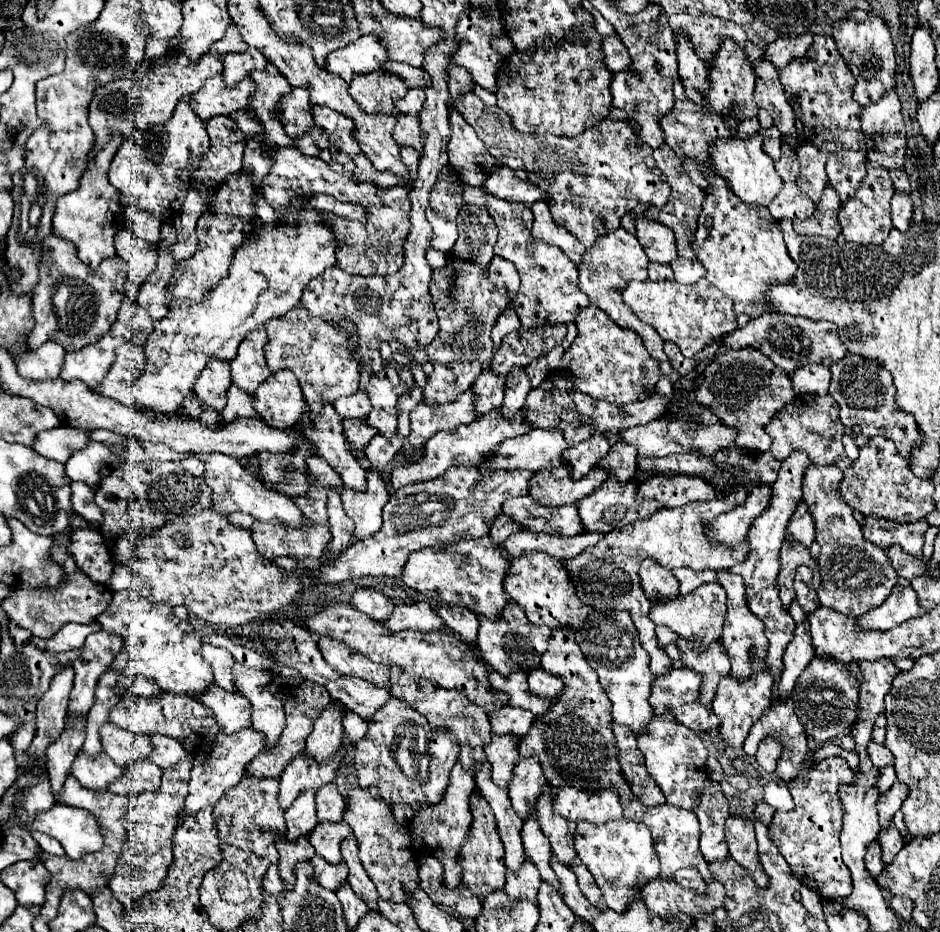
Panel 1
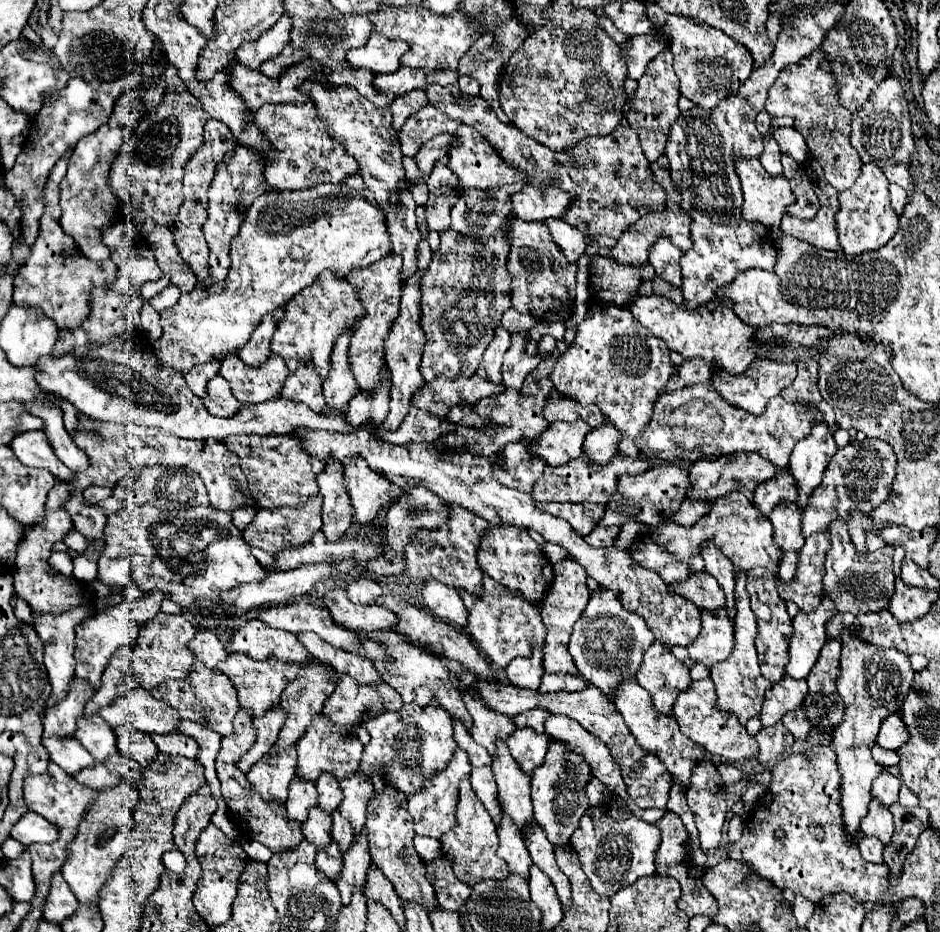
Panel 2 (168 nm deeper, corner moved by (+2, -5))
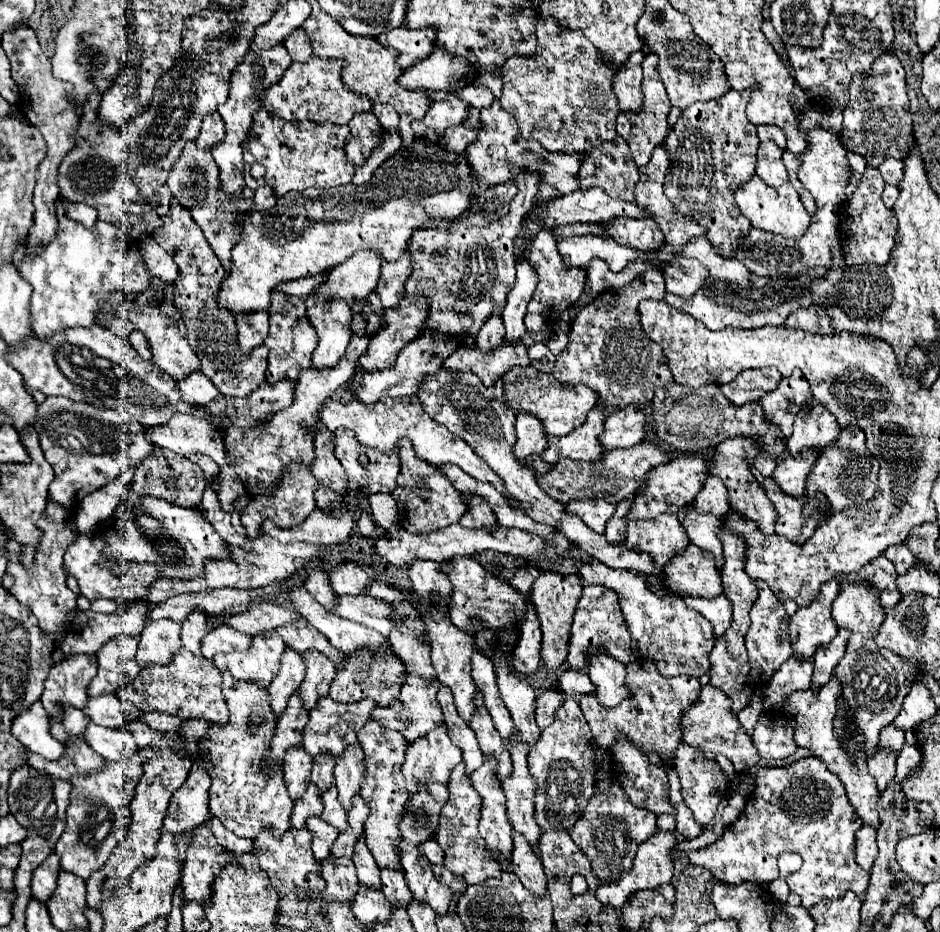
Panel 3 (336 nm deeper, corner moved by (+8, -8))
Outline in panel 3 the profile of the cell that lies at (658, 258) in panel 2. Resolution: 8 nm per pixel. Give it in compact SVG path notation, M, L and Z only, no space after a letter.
M674 256L664 264L662 276L666 280L666 290L680 296L680 298L690 298L706 280L708 270L692 258L686 256Z

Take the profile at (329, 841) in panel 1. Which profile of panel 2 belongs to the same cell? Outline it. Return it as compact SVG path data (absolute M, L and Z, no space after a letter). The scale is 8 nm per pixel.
M314 805L314 809L310 809L306 821L302 823L302 833L304 837L314 843L318 849L324 849L330 843L330 829L332 829L332 819L328 813L324 813L320 809L320 805Z

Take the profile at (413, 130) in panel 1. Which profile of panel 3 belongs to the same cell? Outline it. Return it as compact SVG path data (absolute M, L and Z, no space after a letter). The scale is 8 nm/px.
M450 92L448 102L432 102L426 116L412 122L412 130L416 134L416 140L426 140L426 130L444 132L446 128L458 126L460 120L464 120L464 112L468 112L468 104L456 98L454 92Z

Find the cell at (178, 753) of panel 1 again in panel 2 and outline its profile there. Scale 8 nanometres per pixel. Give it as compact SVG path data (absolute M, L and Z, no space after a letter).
M116 727L114 729L118 739L118 749L122 755L140 763L140 767L150 765L156 759L156 745L152 743L150 735L134 729L134 727Z

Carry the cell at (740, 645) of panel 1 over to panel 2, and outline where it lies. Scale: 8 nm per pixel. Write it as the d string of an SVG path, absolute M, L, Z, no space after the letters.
M710 541L710 545L702 545L702 557L706 561L706 571L716 577L720 587L726 593L726 607L730 607L730 619L734 617L734 565L730 559L724 557L724 553Z

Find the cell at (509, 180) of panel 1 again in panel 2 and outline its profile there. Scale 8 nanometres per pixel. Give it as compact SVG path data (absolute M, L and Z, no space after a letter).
M526 185L526 189L512 195L514 211L522 221L544 221L550 217L564 217L572 201L574 195L558 187L538 189L534 185Z

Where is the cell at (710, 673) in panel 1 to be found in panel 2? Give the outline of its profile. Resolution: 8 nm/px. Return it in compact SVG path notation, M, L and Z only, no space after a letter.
M726 607L716 611L702 611L702 633L692 645L688 645L690 659L712 667L726 659L734 649L734 629L728 619Z

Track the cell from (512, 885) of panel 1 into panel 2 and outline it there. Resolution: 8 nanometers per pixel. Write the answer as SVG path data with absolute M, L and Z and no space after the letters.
M502 813L502 821L498 823L498 837L500 837L500 847L498 847L498 857L506 861L510 873L520 873L522 877L528 877L528 867L532 865L530 853L522 841L518 825Z

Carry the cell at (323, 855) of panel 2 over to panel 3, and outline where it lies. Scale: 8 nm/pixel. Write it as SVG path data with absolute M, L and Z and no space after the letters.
M316 816L308 818L306 828L312 832L312 852L314 852L314 858L318 862L324 862L330 856L330 848L334 844L334 840L338 838L336 828L332 828L330 824L324 824L324 820L320 820Z

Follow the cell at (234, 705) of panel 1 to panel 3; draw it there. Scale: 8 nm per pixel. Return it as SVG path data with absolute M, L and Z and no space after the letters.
M186 648L176 652L166 666L152 664L152 668L142 668L136 680L128 684L128 688L122 688L118 696L128 704L136 704L142 712L166 712L178 716L182 722L206 720L210 726L228 724L228 706L222 696L220 670L212 664L212 660L192 656Z

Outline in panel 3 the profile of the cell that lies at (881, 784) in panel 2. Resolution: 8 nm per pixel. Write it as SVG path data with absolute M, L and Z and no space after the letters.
M874 752L874 756L868 760L868 772L876 778L878 790L884 792L888 788L888 782L894 780L896 756L890 752Z

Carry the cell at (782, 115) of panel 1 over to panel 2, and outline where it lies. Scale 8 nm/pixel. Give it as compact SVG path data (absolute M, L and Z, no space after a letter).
M782 127L782 129L776 129L774 131L774 139L778 141L782 153L790 155L792 159L796 159L798 163L804 163L806 155L808 155L808 147L806 147L806 141L804 137L792 129L792 127Z

